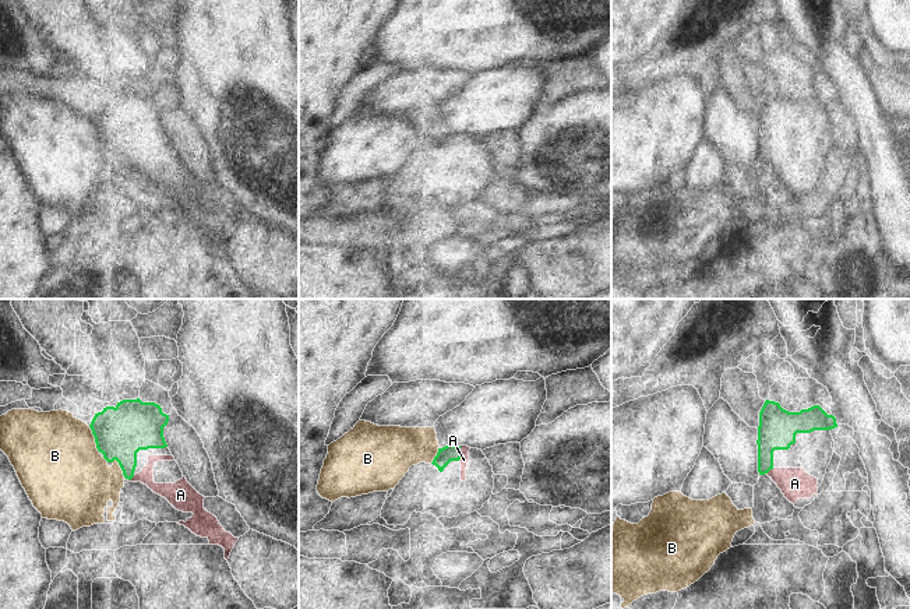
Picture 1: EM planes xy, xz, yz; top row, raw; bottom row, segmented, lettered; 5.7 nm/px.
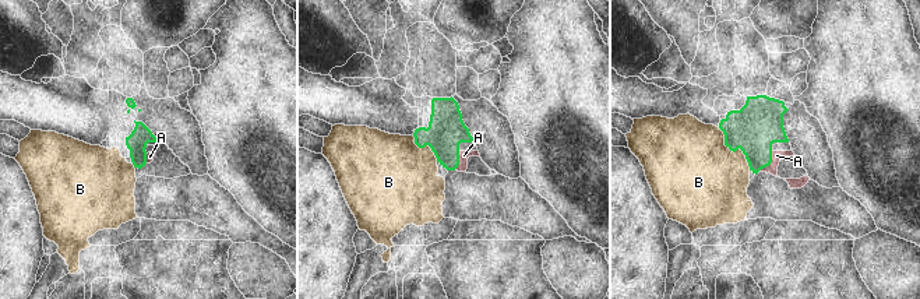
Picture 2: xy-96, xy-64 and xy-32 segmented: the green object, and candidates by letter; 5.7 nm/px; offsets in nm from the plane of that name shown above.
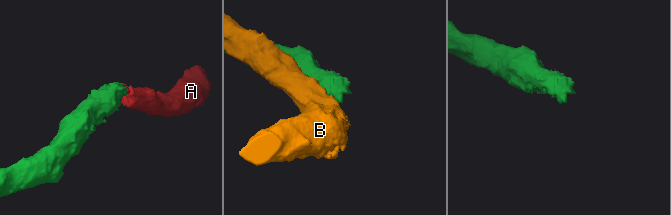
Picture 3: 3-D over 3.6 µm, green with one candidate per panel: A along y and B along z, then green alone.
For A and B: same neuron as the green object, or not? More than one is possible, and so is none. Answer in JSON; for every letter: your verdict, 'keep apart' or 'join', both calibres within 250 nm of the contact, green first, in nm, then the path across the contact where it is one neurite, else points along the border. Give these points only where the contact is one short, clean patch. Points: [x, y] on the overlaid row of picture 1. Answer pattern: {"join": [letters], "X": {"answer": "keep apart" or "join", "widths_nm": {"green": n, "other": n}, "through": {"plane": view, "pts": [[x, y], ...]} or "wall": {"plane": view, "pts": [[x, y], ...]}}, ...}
{"join": ["A"], "A": {"answer": "join", "widths_nm": {"green": 100, "other": 50}, "through": {"plane": "xz", "pts": [[450, 453], [459, 453], [464, 460]]}}, "B": {"answer": "keep apart", "widths_nm": {"green": 300, "other": 480}}}

